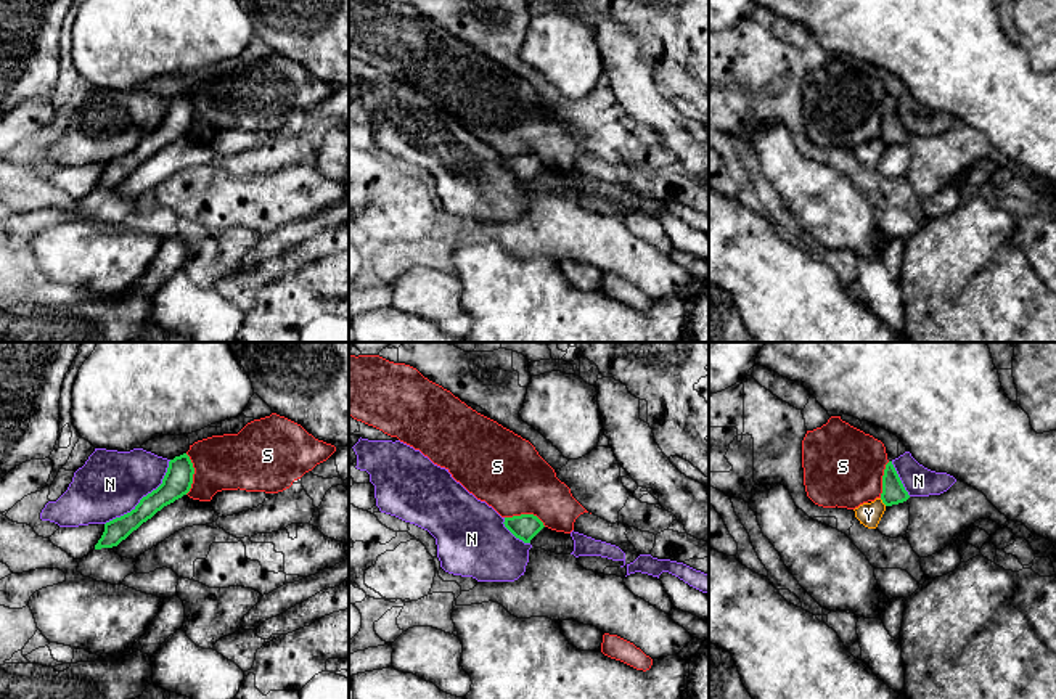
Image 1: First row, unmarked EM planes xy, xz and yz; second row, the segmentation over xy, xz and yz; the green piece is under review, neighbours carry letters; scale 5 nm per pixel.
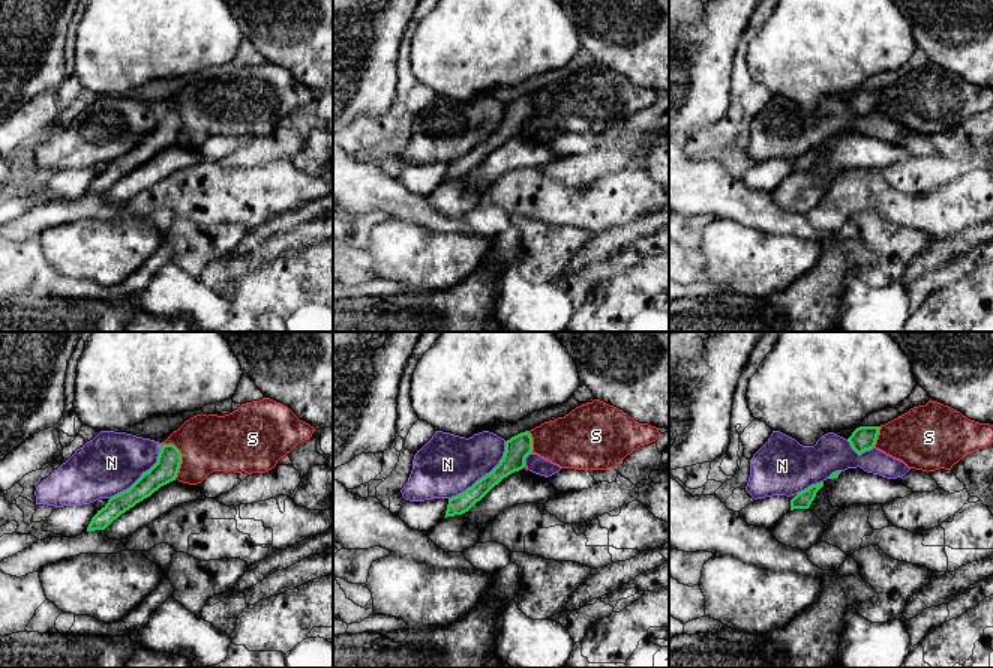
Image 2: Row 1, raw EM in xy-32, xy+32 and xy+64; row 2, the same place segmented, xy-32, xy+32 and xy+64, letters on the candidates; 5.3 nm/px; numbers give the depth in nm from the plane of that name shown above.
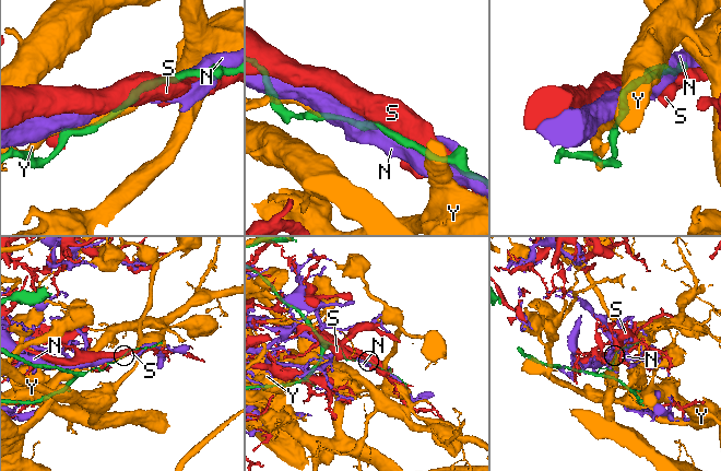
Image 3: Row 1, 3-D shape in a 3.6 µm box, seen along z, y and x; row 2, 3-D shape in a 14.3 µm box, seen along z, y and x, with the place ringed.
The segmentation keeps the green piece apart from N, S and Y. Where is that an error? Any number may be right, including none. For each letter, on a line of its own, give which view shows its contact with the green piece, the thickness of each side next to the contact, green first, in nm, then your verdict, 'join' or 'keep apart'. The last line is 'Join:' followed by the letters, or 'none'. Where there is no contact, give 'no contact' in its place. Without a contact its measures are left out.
N: meets green in xy; 140 nm thick on the green side, 320 nm on the other; keep apart
S: meets green in xz; 130 nm thick on the green side, 360 nm on the other; keep apart
Y: meets green in yz; 120 nm thick on the green side, 120 nm on the other; keep apart
Join: none

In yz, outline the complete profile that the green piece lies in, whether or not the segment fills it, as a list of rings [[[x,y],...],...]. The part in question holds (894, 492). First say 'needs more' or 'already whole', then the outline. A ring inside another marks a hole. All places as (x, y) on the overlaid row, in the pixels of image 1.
already whole | [[[892,461],[886,464],[884,476],[882,476],[882,493],[881,500],[886,506],[903,503],[910,498],[908,492],[905,490]]]

